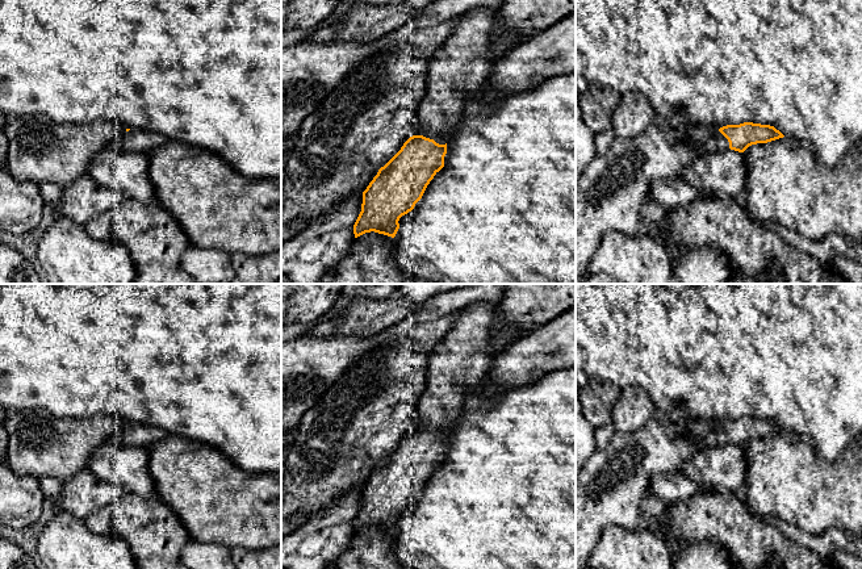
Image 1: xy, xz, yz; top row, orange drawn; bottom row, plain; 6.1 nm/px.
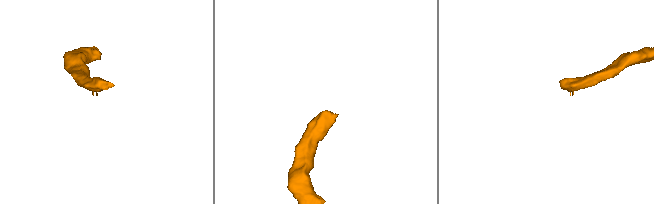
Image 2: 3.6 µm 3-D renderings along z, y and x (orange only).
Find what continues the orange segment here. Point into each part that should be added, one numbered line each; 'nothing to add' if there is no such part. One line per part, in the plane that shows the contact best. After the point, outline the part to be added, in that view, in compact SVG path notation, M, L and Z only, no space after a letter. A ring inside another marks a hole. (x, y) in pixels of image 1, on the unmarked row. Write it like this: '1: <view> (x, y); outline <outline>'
1: xz (460, 362); outline M480 301L460 310L445 336L428 355L427 385L417 405L420 430L445 439L459 419L466 394L493 365L490 330L494 305Z

